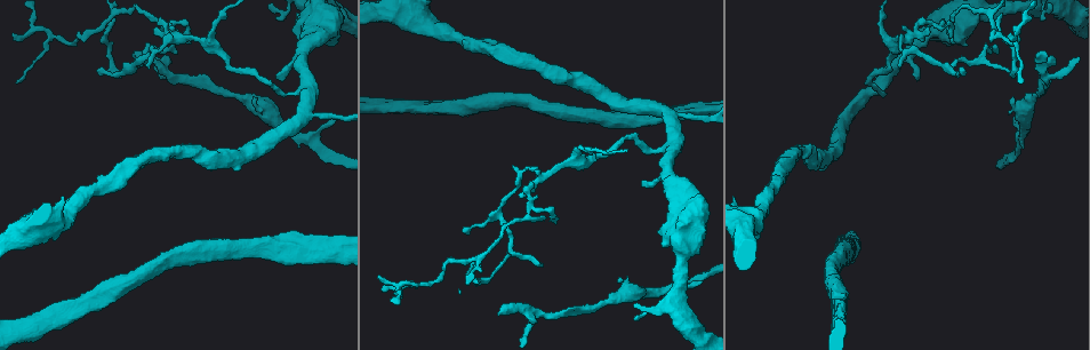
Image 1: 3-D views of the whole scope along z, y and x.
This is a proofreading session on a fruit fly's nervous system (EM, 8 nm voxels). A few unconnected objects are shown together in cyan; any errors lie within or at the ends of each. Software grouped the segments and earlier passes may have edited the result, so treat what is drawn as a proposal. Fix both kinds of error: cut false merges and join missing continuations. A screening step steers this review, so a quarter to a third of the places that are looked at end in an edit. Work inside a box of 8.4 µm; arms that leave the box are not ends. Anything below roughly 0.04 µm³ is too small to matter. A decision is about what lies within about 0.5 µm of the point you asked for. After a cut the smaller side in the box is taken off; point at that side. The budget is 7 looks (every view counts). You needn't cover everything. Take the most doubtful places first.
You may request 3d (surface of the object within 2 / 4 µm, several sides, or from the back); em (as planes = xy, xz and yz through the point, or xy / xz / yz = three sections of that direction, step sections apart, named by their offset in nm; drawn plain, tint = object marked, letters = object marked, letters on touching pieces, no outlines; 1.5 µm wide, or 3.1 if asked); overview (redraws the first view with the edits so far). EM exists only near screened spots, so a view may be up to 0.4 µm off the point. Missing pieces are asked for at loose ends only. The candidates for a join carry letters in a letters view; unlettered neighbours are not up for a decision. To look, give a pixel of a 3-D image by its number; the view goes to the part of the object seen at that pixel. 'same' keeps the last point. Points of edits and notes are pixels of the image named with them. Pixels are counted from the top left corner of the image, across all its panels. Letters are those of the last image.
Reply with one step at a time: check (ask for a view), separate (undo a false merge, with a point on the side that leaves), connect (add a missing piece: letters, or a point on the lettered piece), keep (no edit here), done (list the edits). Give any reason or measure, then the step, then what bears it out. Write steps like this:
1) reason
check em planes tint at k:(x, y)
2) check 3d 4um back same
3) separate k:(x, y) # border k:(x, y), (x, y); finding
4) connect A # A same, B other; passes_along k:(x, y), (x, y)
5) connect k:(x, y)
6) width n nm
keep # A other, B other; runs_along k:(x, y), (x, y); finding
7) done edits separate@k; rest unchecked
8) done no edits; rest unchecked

free end
check em planes letters at 1:(1048, 55)

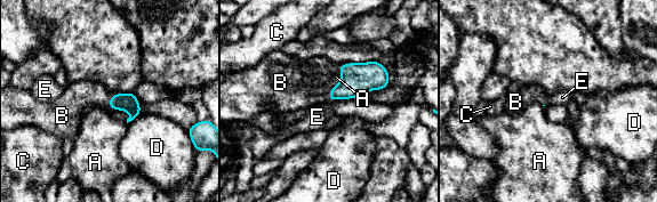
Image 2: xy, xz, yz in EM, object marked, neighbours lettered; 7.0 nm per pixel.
longest_contact C 280 nm
connect 2:(78, 96) # A other, B same, C other, D other, E other; passes_along 2:(128, 102), (110, 99), (78, 96); the cell continues

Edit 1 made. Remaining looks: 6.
long arm stops here
check em yz step 4 letters at 1:(1021, 81)

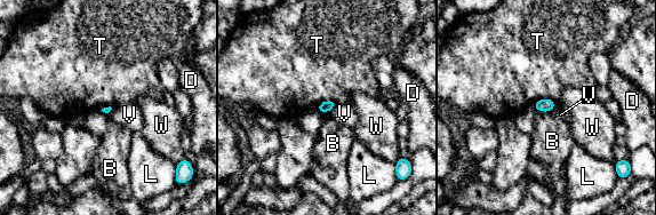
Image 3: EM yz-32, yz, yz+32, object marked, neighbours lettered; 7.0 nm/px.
cut it another way
check em planes letters same

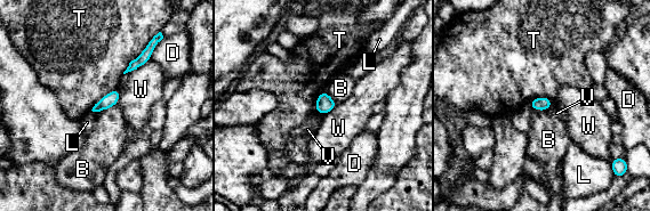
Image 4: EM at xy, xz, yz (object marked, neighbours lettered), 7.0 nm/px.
keep # B other, D other, L other, T other, V other, W other; border 4:(115, 104), (98, 112); no lettered piece goes on from it

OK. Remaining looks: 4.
check em planes letters at 1:(962, 69)

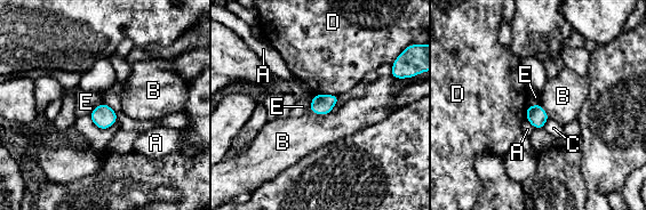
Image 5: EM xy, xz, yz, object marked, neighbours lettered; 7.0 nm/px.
longest_contact D 190 nm
keep # A other, B other, C other, D other, E other; border 5:(102, 101), (88, 115); none of them fits

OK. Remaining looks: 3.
done edits connect@2; rest unchecked

